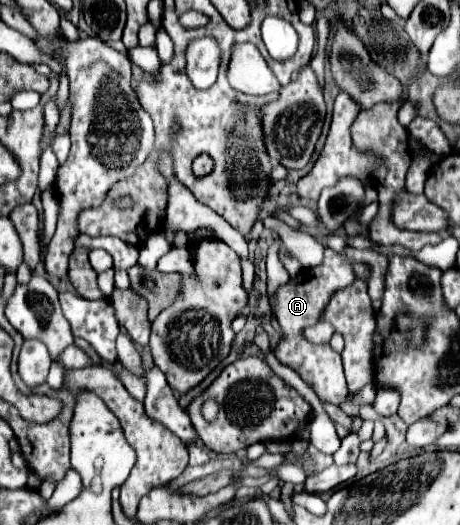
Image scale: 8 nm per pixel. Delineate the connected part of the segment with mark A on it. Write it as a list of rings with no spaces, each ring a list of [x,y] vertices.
[[[345,247],[344,253],[335,253],[335,251],[325,251],[325,261],[313,269],[303,269],[301,277],[289,279],[289,283],[281,285],[277,291],[273,291],[269,295],[269,305],[273,311],[273,317],[277,319],[279,327],[281,327],[281,339],[277,343],[277,347],[273,349],[275,357],[283,363],[289,365],[291,369],[295,369],[299,373],[299,377],[311,385],[311,389],[317,393],[317,397],[321,399],[321,403],[343,403],[349,395],[347,383],[345,383],[345,375],[343,375],[343,365],[341,365],[341,355],[337,351],[331,349],[331,345],[311,345],[305,335],[303,329],[315,325],[321,317],[325,307],[329,305],[331,297],[339,291],[345,289],[349,285],[353,285],[355,275],[353,269],[349,267],[349,259],[365,259],[371,265],[371,277],[368,283],[368,294],[372,300],[381,299],[384,287],[385,269],[387,269],[387,257],[374,251],[365,251]]]

